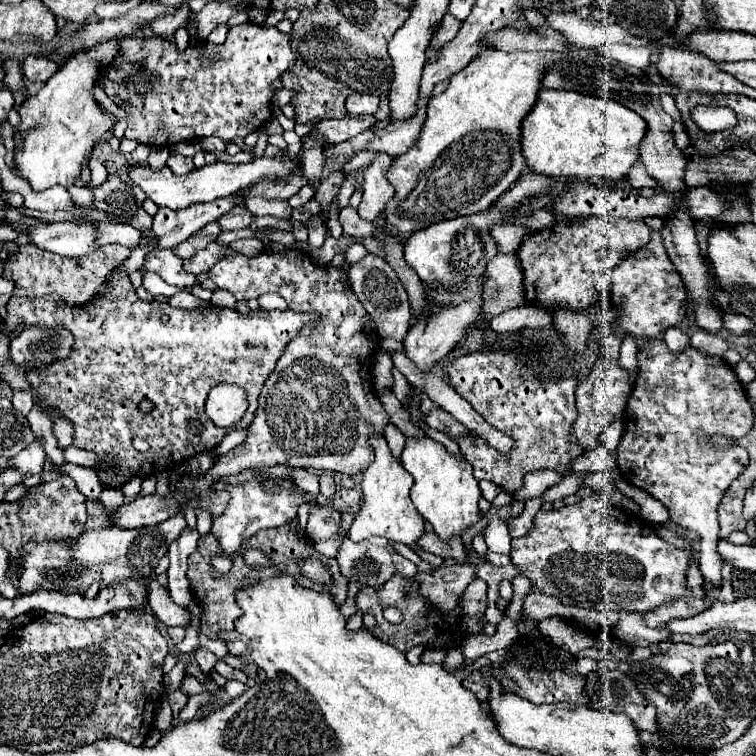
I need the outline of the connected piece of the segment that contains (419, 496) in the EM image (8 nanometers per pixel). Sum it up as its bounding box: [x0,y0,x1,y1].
[401,438,481,540]

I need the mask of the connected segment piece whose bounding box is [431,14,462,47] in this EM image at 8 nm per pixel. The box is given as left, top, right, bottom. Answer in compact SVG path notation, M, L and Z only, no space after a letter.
M446 14L442 21L441 29L431 40L434 47L442 47L445 43L451 41L461 28L462 21L456 20L450 14Z

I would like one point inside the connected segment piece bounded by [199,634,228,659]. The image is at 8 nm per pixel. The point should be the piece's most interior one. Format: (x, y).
(217, 647)

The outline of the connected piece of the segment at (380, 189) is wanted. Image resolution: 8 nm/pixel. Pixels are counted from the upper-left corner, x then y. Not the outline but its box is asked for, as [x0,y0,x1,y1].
[359,152,393,222]

